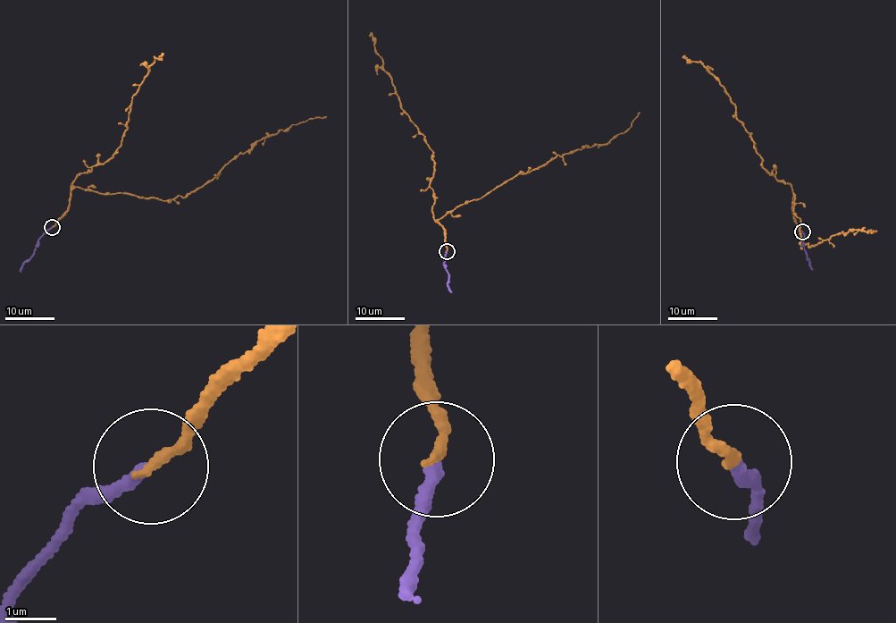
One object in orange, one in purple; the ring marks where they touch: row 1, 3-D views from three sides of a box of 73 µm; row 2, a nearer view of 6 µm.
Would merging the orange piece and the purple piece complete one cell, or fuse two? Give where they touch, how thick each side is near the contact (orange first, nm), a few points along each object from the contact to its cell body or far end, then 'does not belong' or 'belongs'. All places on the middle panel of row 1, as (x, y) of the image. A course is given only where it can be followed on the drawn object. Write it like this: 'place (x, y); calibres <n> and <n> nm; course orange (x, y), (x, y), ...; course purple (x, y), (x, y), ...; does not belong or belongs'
place (447, 251); calibres 220 and 240 nm; course orange (447, 251), (439, 219), (517, 174), (576, 149), (609, 142), (628, 130), (639, 112); course purple (447, 251), (444, 265), (449, 273), (448, 285), (450, 292); belongs

